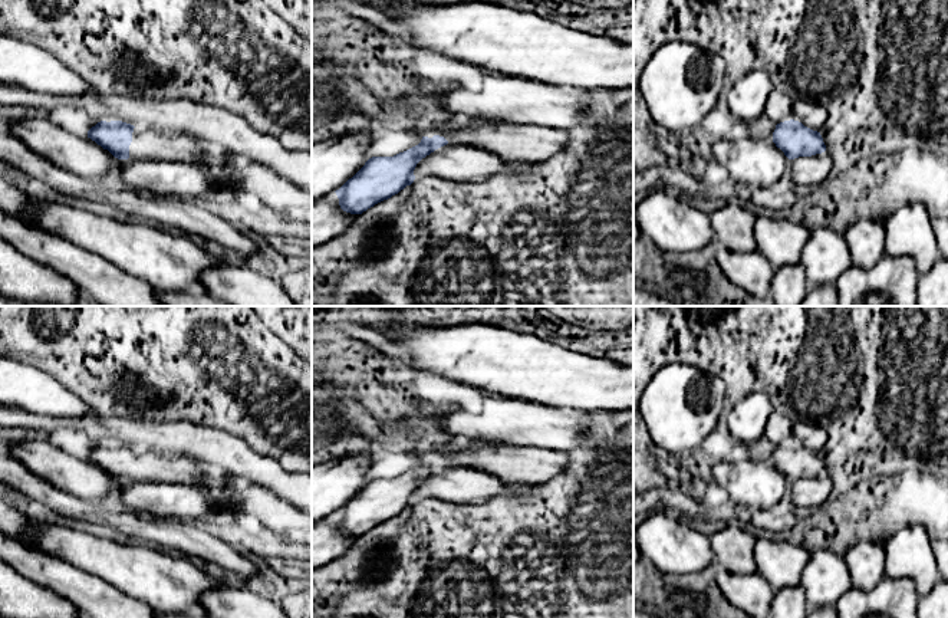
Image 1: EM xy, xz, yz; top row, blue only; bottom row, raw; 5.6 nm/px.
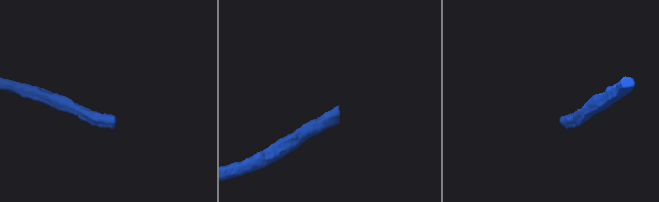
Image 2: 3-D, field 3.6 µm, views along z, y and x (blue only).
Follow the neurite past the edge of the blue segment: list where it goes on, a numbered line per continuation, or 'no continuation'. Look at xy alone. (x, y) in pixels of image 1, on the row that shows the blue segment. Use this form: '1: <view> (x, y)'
1: xy (148, 145)

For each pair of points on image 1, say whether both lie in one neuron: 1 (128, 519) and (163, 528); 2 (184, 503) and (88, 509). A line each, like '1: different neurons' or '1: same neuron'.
1: same neuron
2: different neurons

